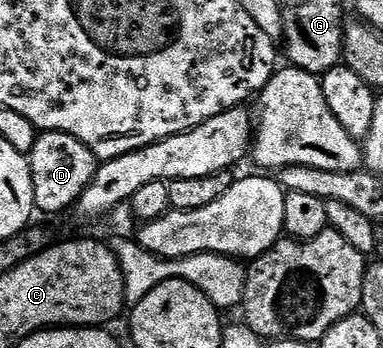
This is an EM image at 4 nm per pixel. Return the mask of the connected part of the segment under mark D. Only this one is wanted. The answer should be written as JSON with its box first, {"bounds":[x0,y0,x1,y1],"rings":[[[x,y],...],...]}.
{"bounds":[27,131,98,215],"rings":[[[46,131],[36,136],[34,149],[27,156],[30,165],[30,177],[34,181],[34,201],[36,211],[45,211],[48,215],[56,215],[59,211],[75,208],[82,197],[86,185],[94,181],[94,173],[98,166],[96,154],[78,137],[66,134],[65,131]]]}

